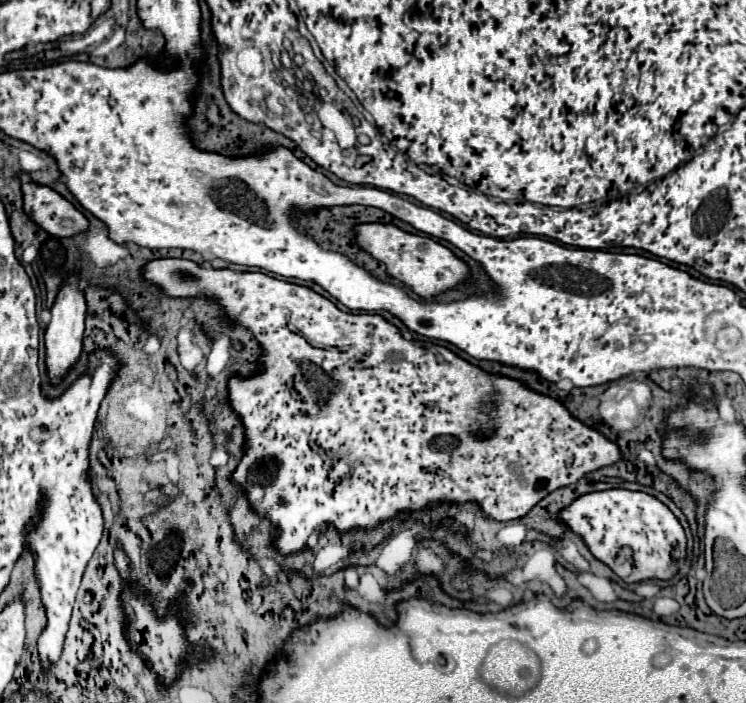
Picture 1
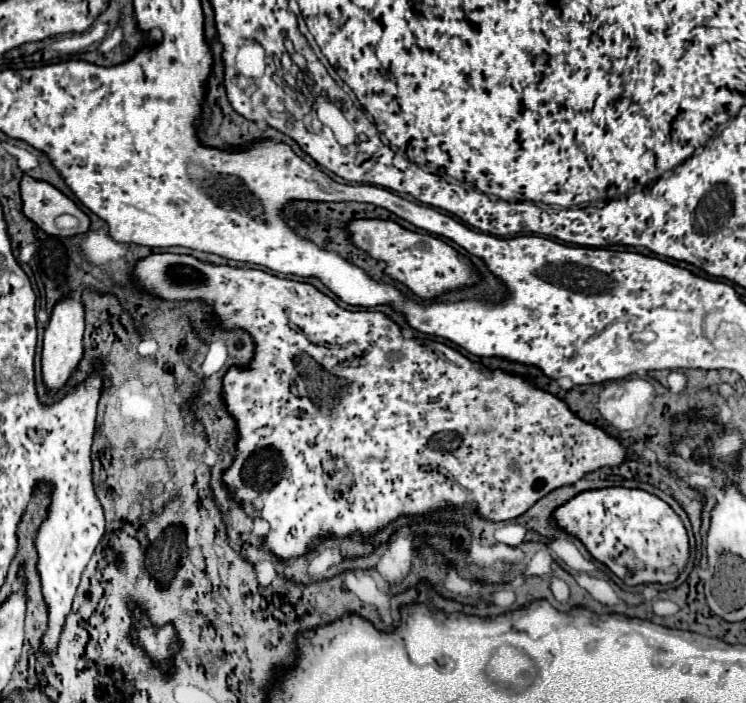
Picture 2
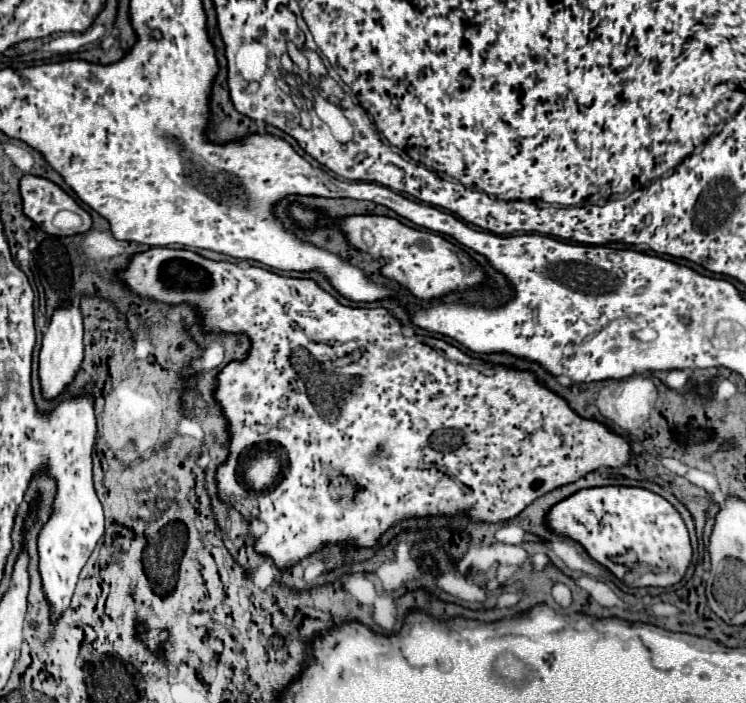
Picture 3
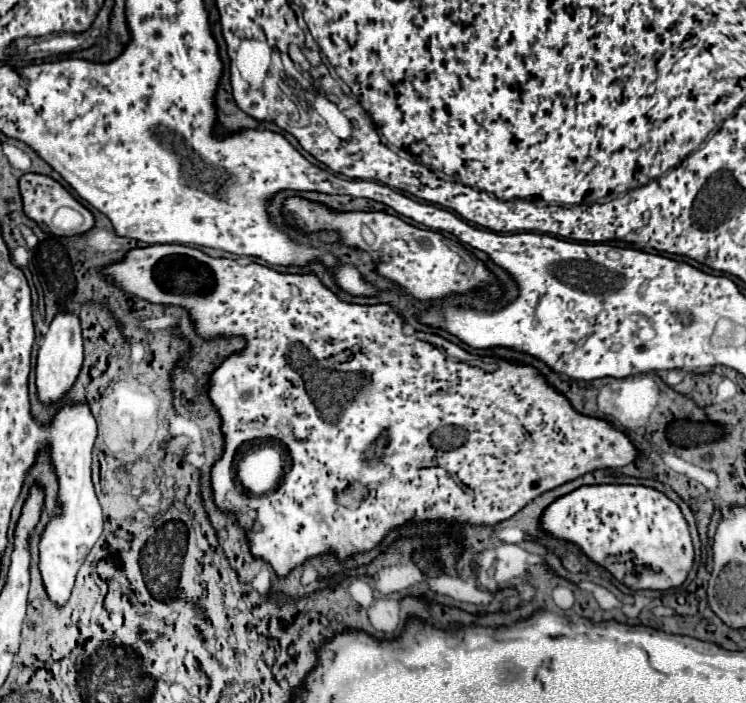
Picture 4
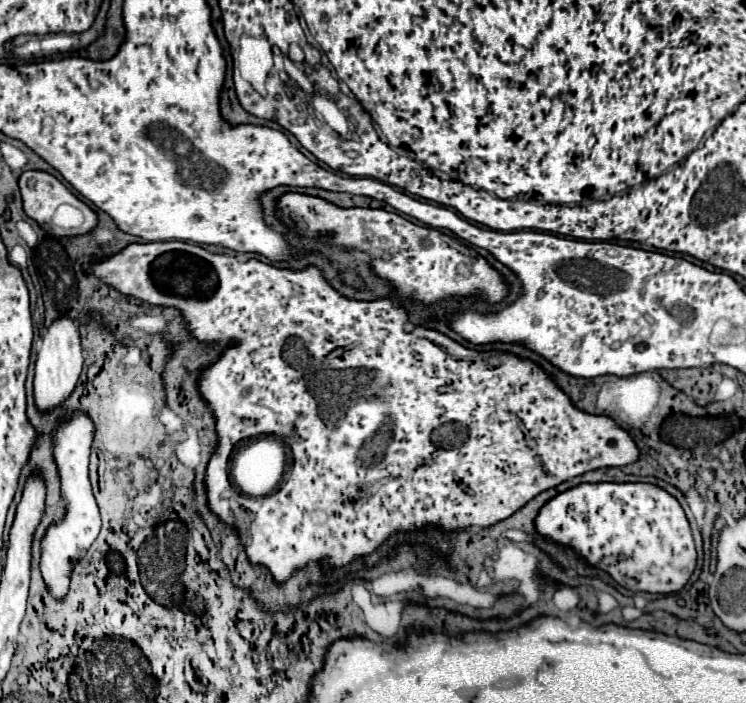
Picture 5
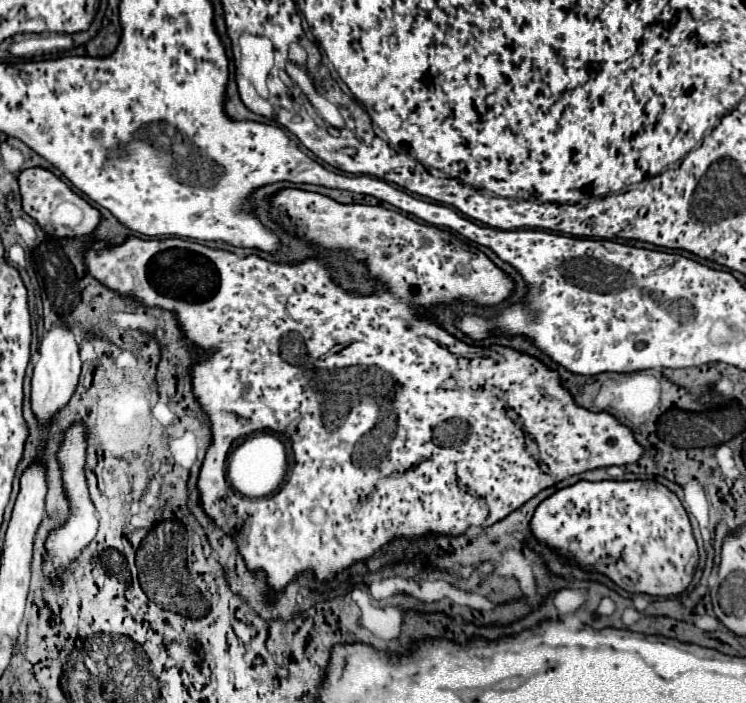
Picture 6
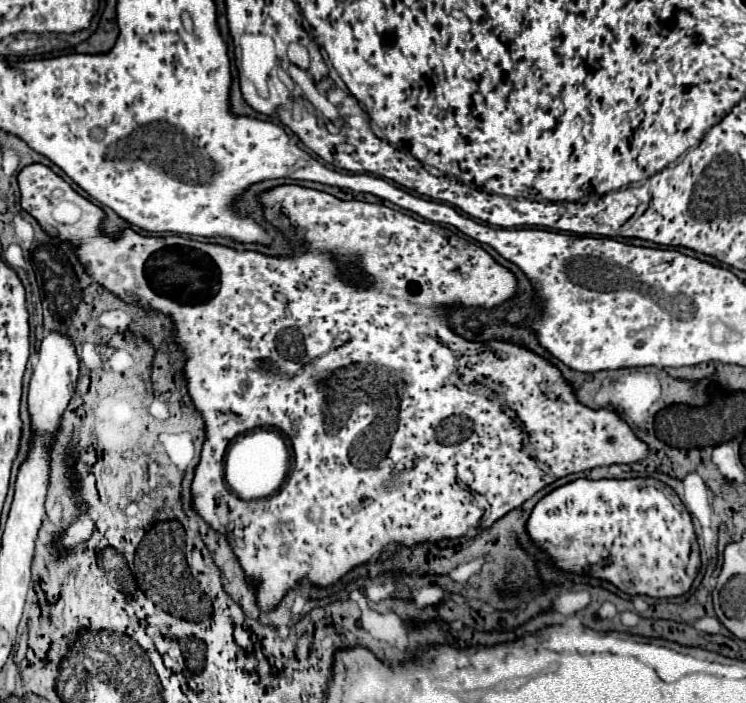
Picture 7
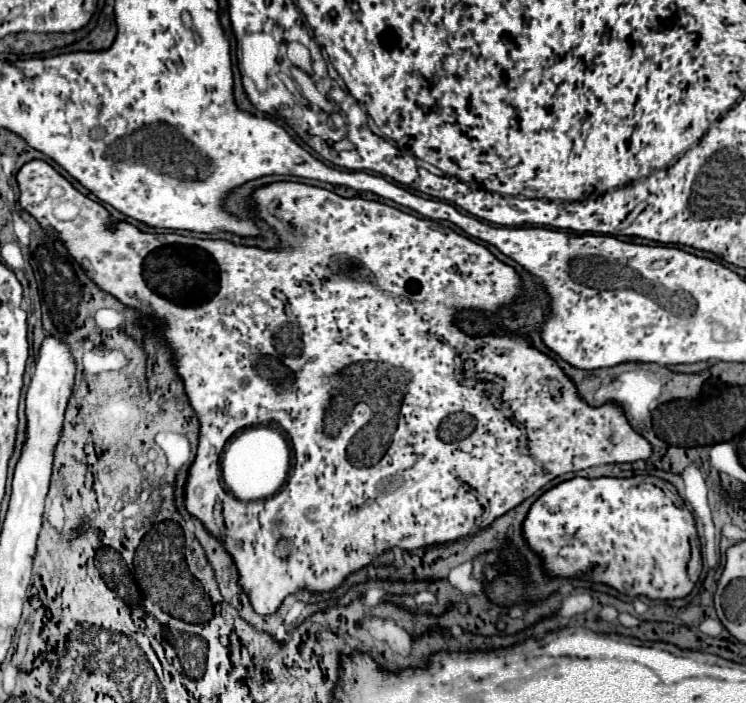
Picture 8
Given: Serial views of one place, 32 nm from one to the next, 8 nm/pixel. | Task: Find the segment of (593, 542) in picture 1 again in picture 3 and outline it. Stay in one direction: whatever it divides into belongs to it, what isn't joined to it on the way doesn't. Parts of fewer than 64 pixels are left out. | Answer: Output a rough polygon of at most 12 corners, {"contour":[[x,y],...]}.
{"contour":[[586,488],[548,526],[630,588],[672,586],[686,524],[644,488]]}

